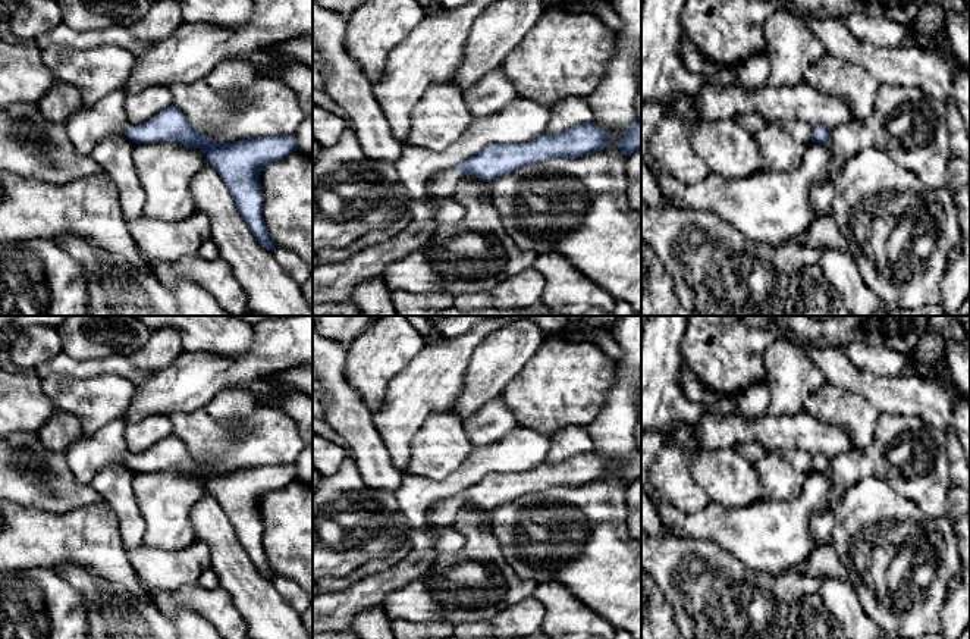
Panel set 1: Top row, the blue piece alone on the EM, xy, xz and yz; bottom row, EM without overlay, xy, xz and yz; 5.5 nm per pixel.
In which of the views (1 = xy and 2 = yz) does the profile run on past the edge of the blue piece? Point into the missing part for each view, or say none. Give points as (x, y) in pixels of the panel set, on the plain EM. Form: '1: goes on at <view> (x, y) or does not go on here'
1: does not go on here
2: does not go on here

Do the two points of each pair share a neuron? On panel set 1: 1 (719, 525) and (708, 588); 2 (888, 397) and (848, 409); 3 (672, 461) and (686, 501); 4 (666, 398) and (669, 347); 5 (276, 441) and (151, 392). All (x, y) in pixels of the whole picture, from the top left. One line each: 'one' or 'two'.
1: two
2: two
3: one
4: one
5: two

